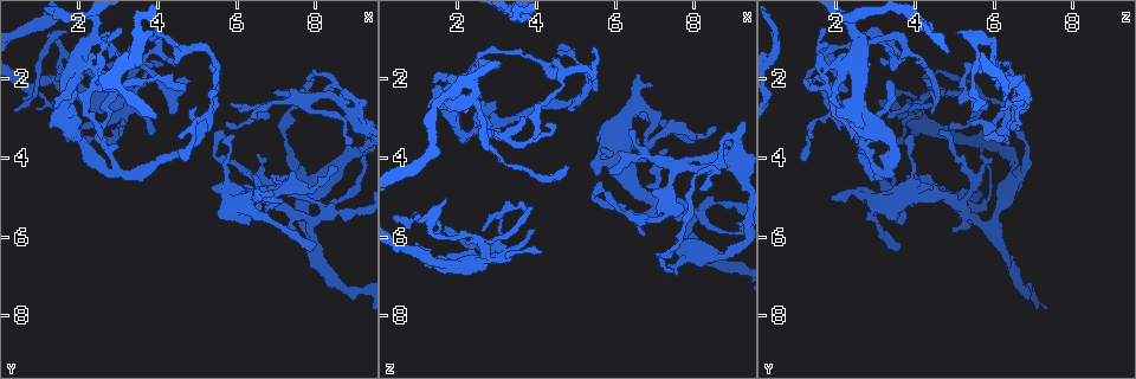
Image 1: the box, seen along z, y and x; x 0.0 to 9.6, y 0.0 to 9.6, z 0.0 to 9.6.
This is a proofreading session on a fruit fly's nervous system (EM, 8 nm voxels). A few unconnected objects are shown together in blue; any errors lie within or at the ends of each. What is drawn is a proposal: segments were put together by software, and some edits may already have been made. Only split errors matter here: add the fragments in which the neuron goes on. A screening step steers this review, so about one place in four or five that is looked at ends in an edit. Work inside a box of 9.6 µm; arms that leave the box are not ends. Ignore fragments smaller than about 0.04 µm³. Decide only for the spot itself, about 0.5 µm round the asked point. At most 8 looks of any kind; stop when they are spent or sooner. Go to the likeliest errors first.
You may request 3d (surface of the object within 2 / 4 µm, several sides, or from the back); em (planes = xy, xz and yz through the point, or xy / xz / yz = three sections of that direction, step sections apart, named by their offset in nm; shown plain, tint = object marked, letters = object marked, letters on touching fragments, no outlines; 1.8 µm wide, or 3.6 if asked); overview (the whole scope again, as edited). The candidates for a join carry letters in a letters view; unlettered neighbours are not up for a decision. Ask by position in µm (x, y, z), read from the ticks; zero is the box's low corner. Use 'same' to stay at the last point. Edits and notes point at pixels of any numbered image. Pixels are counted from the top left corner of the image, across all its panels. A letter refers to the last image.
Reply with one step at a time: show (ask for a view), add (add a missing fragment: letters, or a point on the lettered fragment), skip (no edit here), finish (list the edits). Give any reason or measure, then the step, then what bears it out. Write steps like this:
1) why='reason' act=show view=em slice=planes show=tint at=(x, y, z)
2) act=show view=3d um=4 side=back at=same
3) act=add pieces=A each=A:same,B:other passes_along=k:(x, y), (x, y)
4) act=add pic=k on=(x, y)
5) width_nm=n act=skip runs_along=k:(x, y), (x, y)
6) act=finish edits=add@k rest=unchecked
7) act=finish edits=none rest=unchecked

why='free end' act=show view=3d um=4 at=(8.05, 6.20, 3.45)

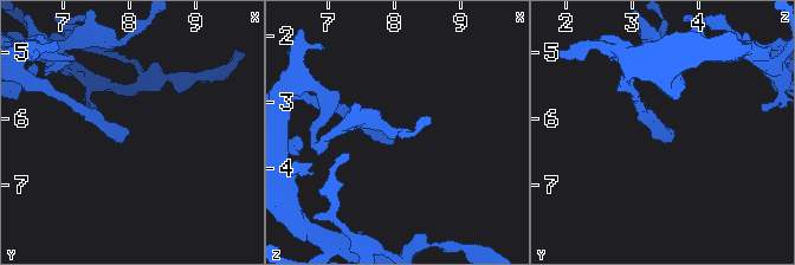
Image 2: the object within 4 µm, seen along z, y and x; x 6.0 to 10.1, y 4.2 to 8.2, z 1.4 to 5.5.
why='need the tissue' act=show view=em slice=yz step=16 show=tint at=(7.95, 6.15, 3.50)

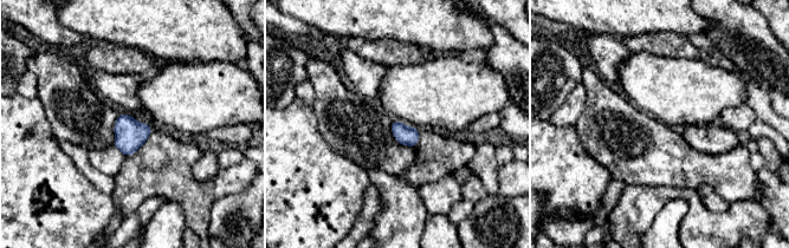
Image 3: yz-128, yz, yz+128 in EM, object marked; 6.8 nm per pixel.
why='another direction' act=show view=em slice=xy step=4 show=letters at=same

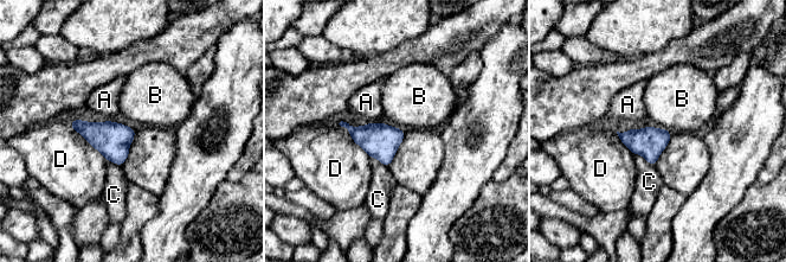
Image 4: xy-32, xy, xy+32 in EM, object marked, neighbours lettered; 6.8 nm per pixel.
longest_contact=D:360nm act=skip each=A:other,B:other,C:other,D:other border=4:(664, 128), (670, 133) found='no lettered fragment goes on from it'

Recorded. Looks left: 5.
why='free end' act=show view=em slice=planes show=tint at=(6.95, 4.95, 2.20)

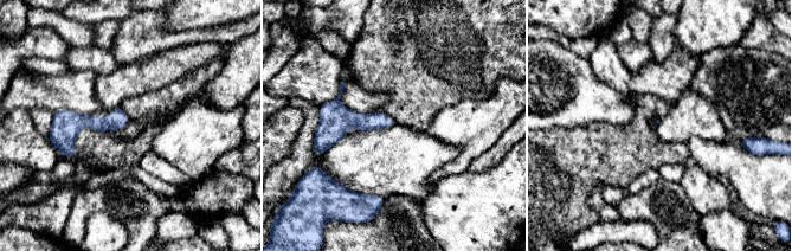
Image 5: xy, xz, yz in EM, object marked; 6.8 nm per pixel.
why='see the neighbours' act=show view=em slice=planes show=letters at=same

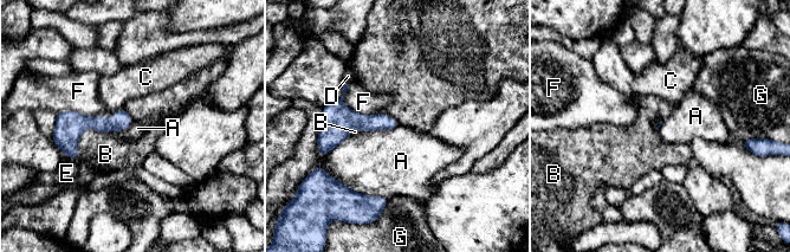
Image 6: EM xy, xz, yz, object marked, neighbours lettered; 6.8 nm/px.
act=skip each=A:other,B:other,C:other,D:other,E:other,F:other,G:other found='no lettered fragment goes on from it'

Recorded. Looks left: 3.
why='thin end' act=show view=em slice=planes show=plain at=(4.40, 1.55, 3.15)

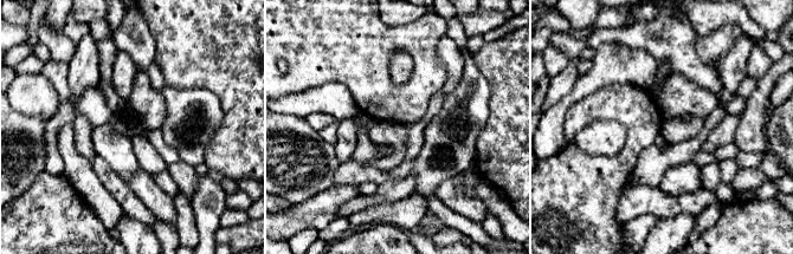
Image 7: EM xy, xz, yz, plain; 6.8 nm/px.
act=show view=em slice=planes show=letters at=same

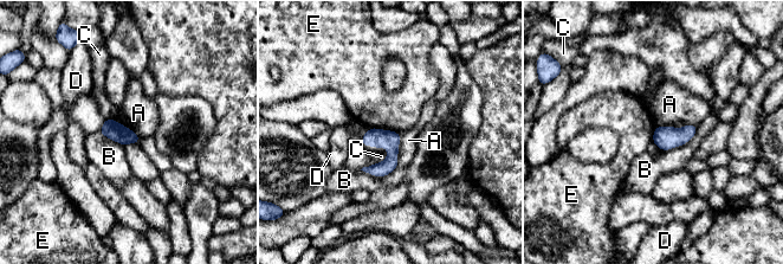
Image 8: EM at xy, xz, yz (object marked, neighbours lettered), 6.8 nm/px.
act=skip each=A:other,B:other,C:other,D:other,E:other border=8:(370, 127), (399, 133) found='no lettered fragment goes on from it'

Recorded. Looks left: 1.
act=finish edits=none rest=unchecked

